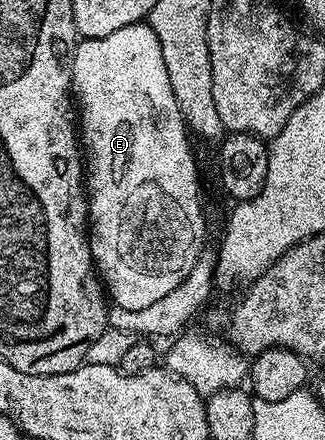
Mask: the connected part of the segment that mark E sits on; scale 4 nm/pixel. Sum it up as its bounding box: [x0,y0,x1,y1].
[73,23,206,311]

